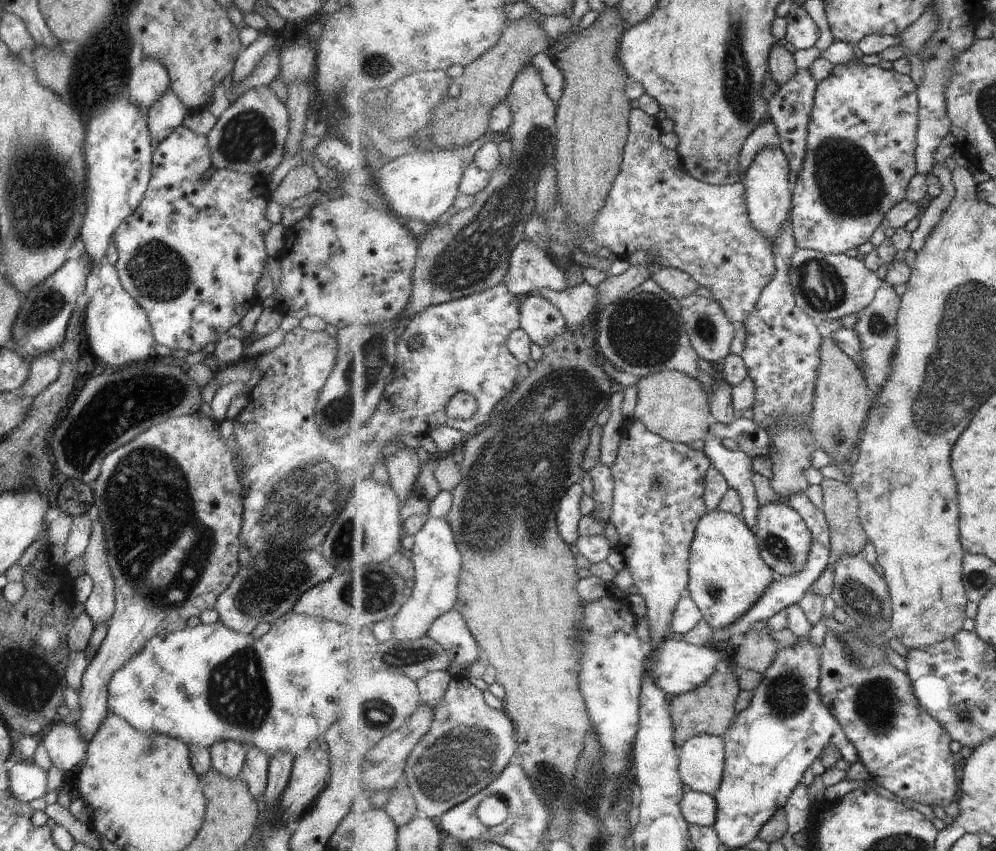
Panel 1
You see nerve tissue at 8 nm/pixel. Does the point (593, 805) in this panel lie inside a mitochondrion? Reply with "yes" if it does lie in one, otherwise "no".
yes

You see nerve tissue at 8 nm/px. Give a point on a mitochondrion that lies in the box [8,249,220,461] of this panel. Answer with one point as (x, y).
(40, 310)

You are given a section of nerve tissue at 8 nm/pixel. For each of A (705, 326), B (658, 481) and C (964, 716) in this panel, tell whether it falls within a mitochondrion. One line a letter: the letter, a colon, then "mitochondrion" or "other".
A: mitochondrion
B: mitochondrion
C: other

